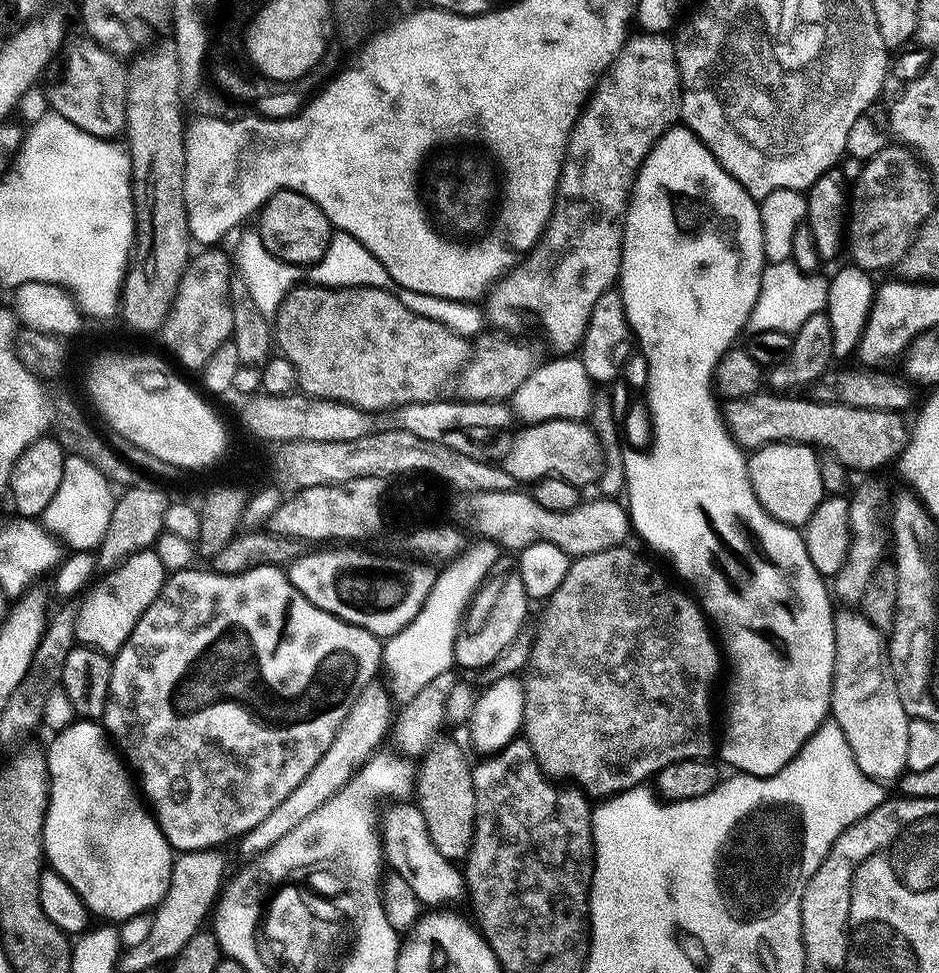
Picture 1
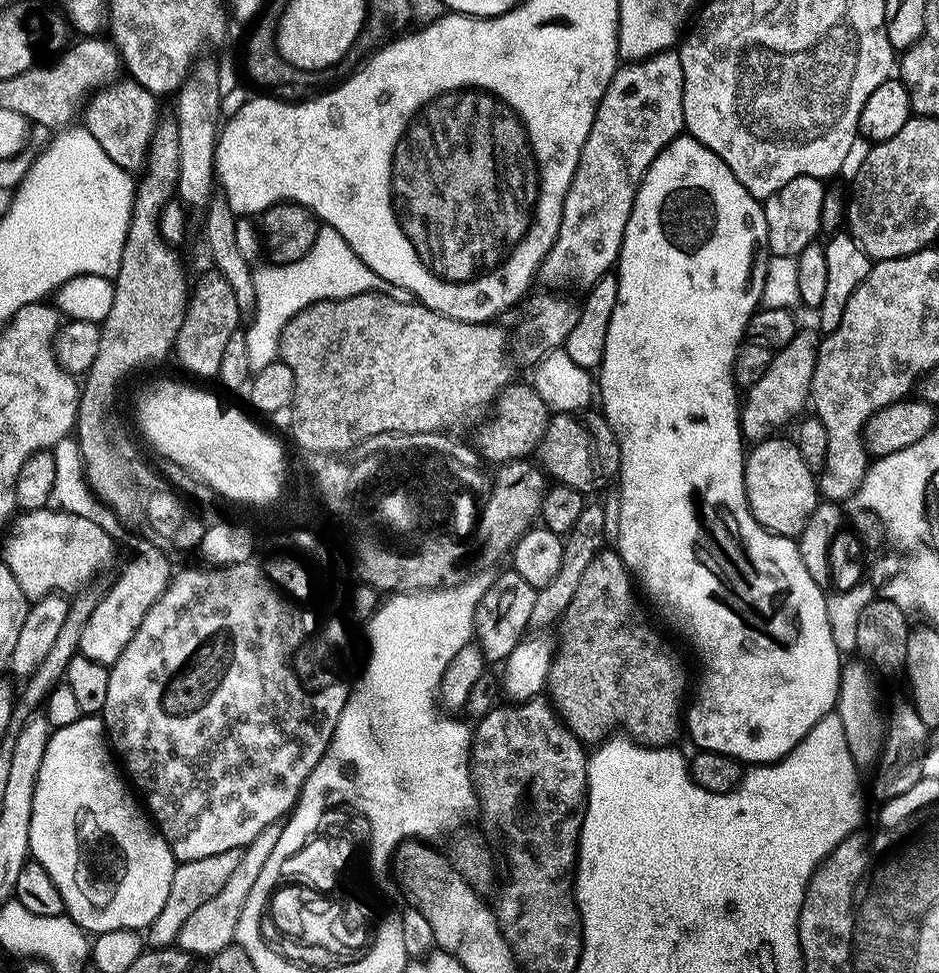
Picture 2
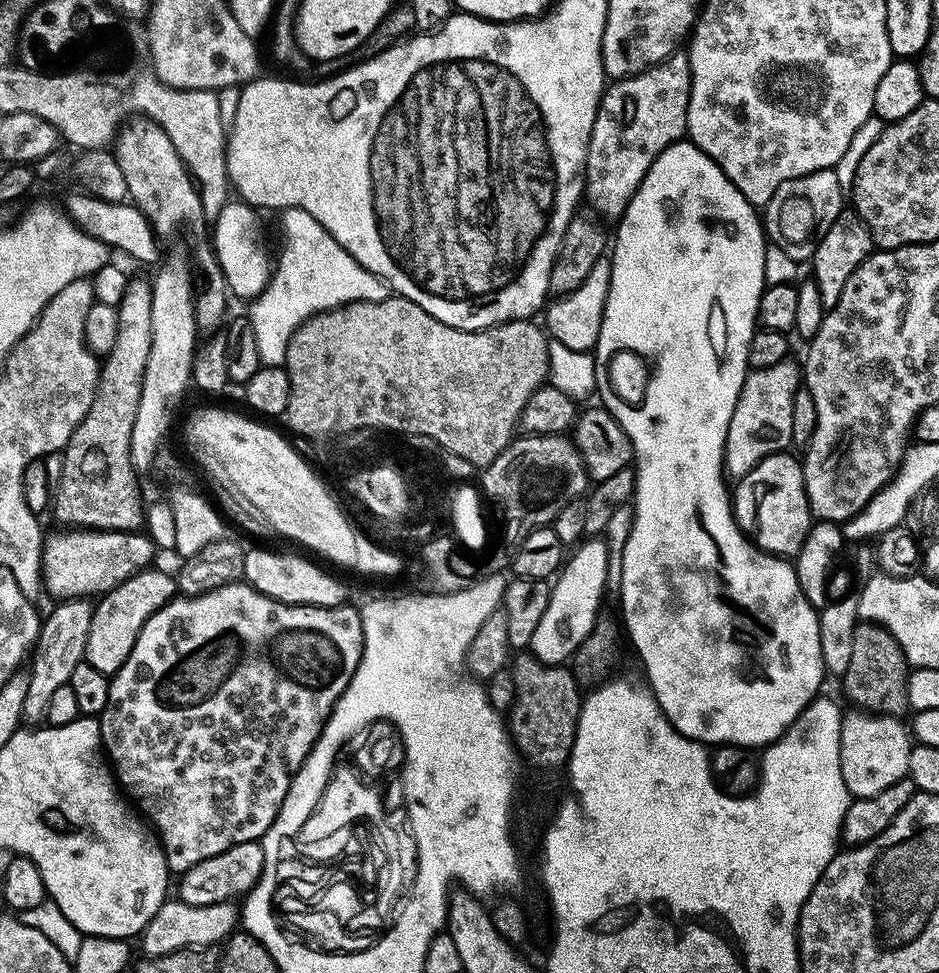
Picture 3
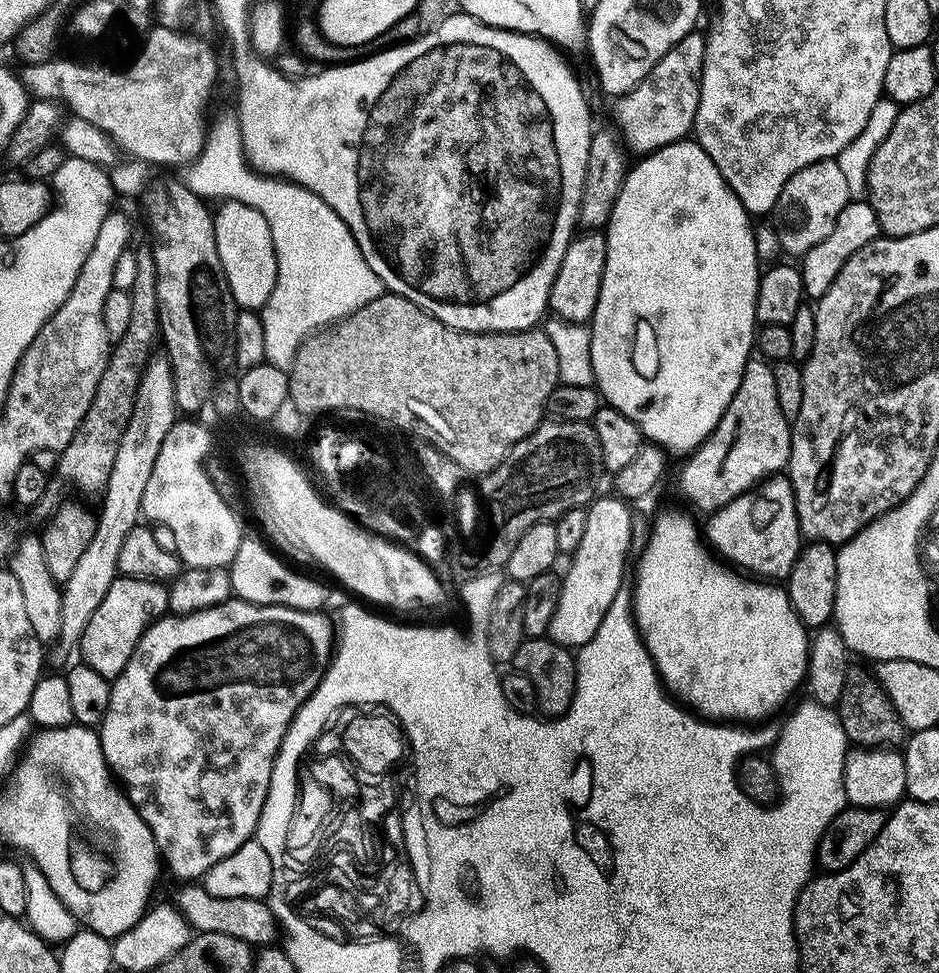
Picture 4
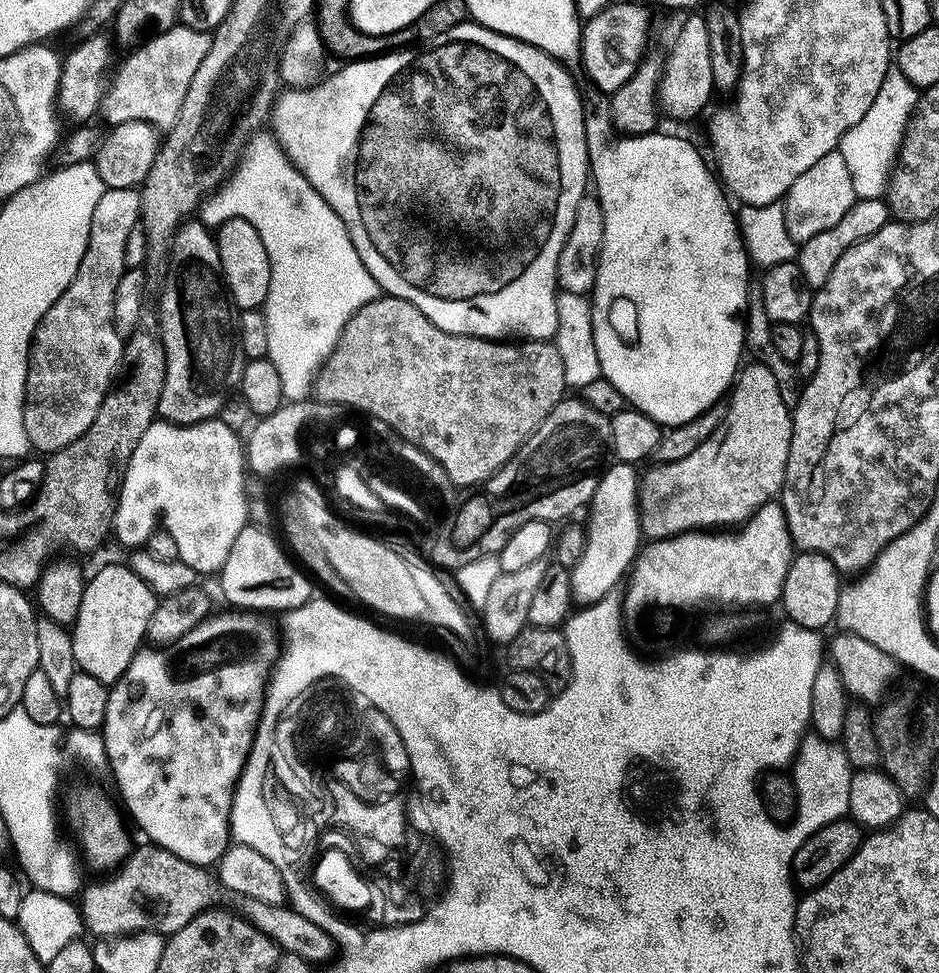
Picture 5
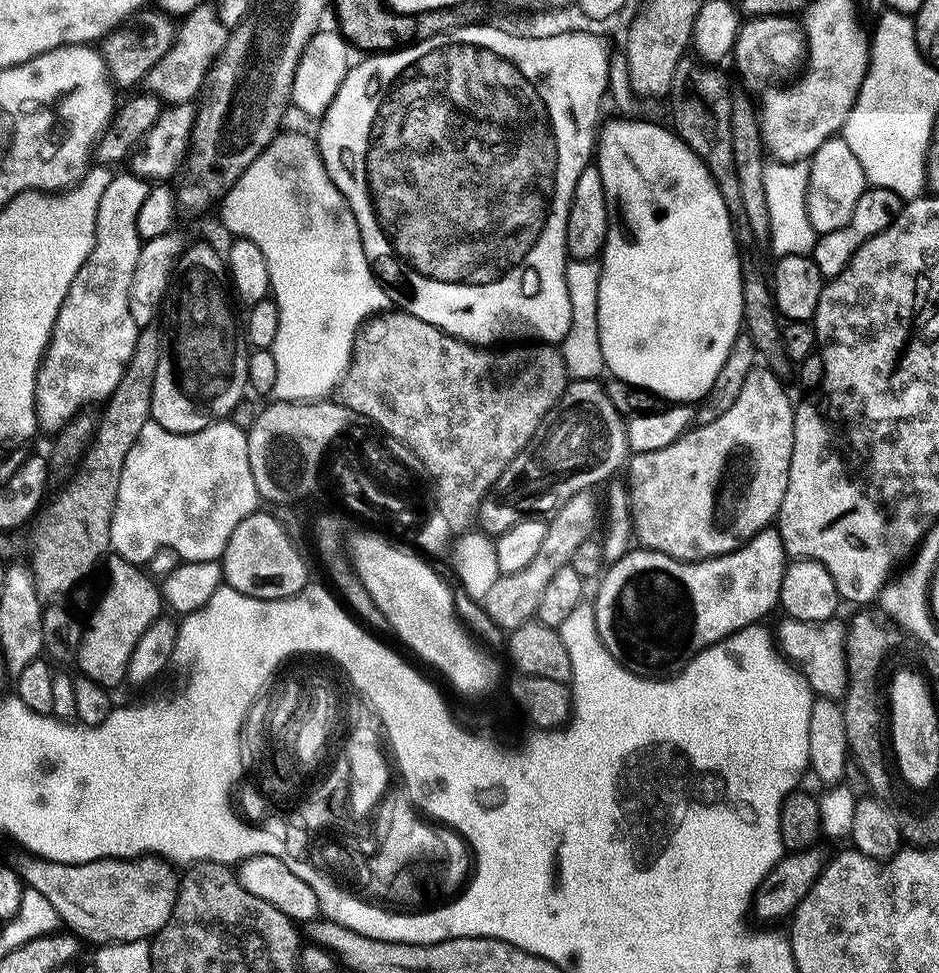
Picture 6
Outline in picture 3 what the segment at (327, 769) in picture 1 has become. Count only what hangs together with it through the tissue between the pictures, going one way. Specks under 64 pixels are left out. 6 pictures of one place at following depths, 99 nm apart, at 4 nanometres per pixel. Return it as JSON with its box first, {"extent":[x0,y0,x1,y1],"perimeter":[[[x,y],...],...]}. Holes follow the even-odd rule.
{"extent":[142,900,240,957],"perimeter":[[[168,900],[148,924],[142,934],[144,954],[149,957],[162,957],[166,954],[197,948],[214,948],[225,943],[233,935],[240,924],[240,910],[235,903],[228,901],[212,907],[194,907],[181,900]],[[217,944],[217,945],[216,945]]]}

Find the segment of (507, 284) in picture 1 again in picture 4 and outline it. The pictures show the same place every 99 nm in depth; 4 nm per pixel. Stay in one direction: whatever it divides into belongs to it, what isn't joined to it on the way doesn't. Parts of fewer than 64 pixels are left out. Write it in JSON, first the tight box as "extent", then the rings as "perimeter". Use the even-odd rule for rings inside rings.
{"extent":[615,31,707,157],"perimeter":[[[699,31],[691,32],[658,66],[651,72],[639,86],[632,92],[628,92],[615,101],[616,123],[622,143],[629,153],[637,152],[637,157],[650,156],[653,152],[662,150],[671,144],[679,144],[687,141],[693,135],[698,118],[698,106],[702,98],[702,74],[704,73],[704,63],[706,62],[707,39]]]}

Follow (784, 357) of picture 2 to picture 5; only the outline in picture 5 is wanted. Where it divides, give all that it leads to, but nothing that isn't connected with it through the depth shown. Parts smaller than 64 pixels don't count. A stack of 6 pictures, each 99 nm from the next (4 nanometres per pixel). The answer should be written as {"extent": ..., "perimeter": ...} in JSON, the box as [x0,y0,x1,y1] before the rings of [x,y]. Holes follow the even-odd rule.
{"extent":[639,362,793,541],"perimeter":[[[759,362],[745,363],[736,377],[734,387],[731,389],[725,421],[718,426],[717,432],[708,441],[702,443],[702,446],[698,447],[698,450],[695,450],[690,457],[673,464],[656,466],[648,477],[643,477],[642,483],[639,485],[639,511],[643,535],[649,541],[653,541],[669,540],[672,536],[685,536],[688,532],[699,532],[701,530],[732,530],[746,523],[754,513],[762,510],[762,506],[773,503],[784,491],[786,466],[790,462],[790,446],[792,445],[792,413],[793,409],[788,408],[786,402],[782,402],[782,390],[778,390],[778,382],[774,382],[774,374],[767,366]]]}

